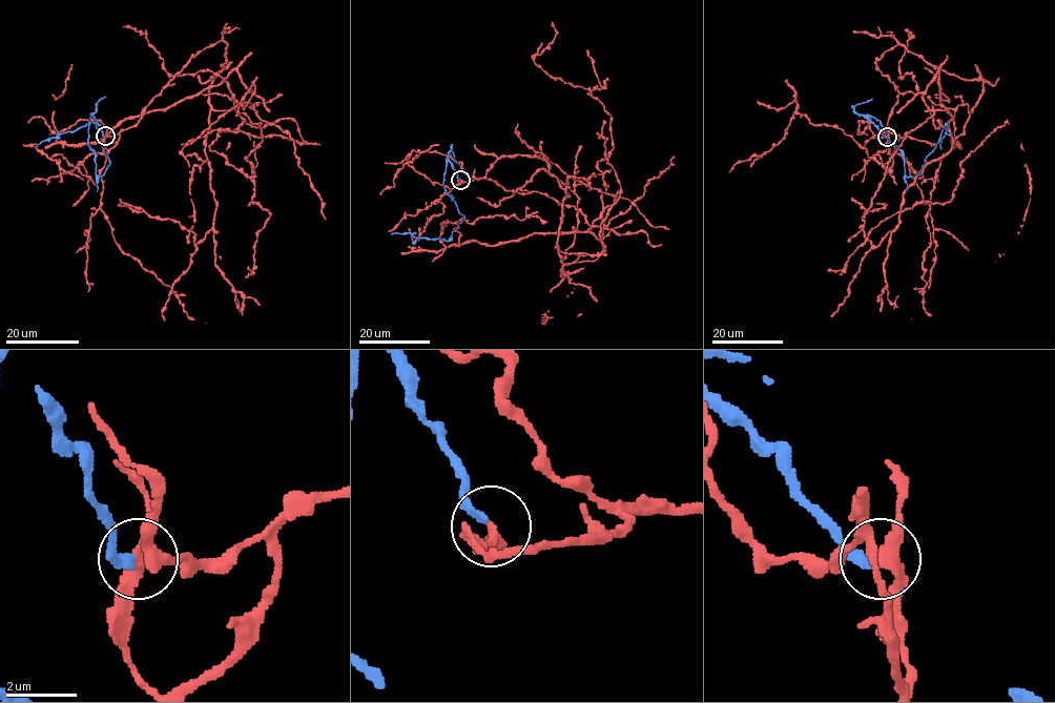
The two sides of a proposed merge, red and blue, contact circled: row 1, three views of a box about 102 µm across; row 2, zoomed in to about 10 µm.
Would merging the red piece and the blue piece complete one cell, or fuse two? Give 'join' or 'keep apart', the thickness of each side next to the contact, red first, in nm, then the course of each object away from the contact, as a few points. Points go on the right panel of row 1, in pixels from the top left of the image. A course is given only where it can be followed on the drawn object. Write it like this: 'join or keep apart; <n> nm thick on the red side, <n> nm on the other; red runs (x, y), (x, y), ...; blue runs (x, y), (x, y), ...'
keep apart; 280 nm thick on the red side, 260 nm on the other; red runs (887, 137), (887, 50), (983, 81), (887, 170), (797, 106), (728, 171); blue runs (887, 137), (867, 118), (880, 121), (887, 139), (903, 153), (907, 178), (921, 171), (948, 124), (942, 148)

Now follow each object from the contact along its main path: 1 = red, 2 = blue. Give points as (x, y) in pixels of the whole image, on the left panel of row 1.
1: (105, 136), (223, 41), (209, 104), (283, 132), (249, 137), (251, 170), (238, 104), (182, 149), (200, 171)
2: (104, 136), (90, 116), (88, 145), (95, 152), (98, 178), (110, 161), (92, 123), (42, 141), (35, 148)

